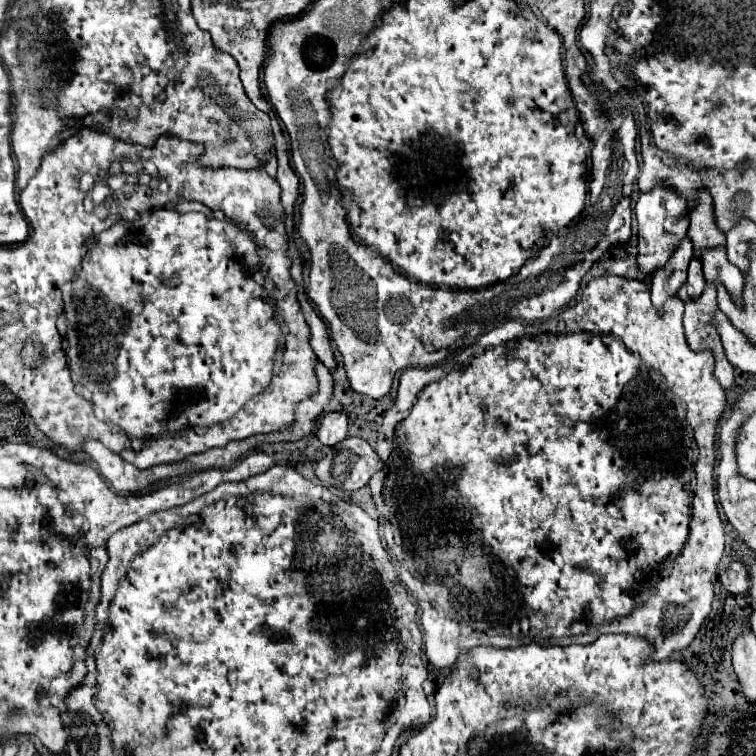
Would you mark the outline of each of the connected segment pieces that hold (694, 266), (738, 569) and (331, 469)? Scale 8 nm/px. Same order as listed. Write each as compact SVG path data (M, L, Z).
M694 256L690 260L690 266L688 266L688 280L678 290L678 296L680 296L680 300L688 302L688 300L700 296L700 292L704 290L704 286L706 286L706 280L704 280L704 274L702 274L702 260Z
M730 562L730 566L724 570L720 576L720 584L732 592L732 594L742 594L748 590L748 572L742 562Z
M348 436L316 462L316 476L324 486L334 486L344 492L360 490L368 484L370 476L384 466L372 446L358 438Z

